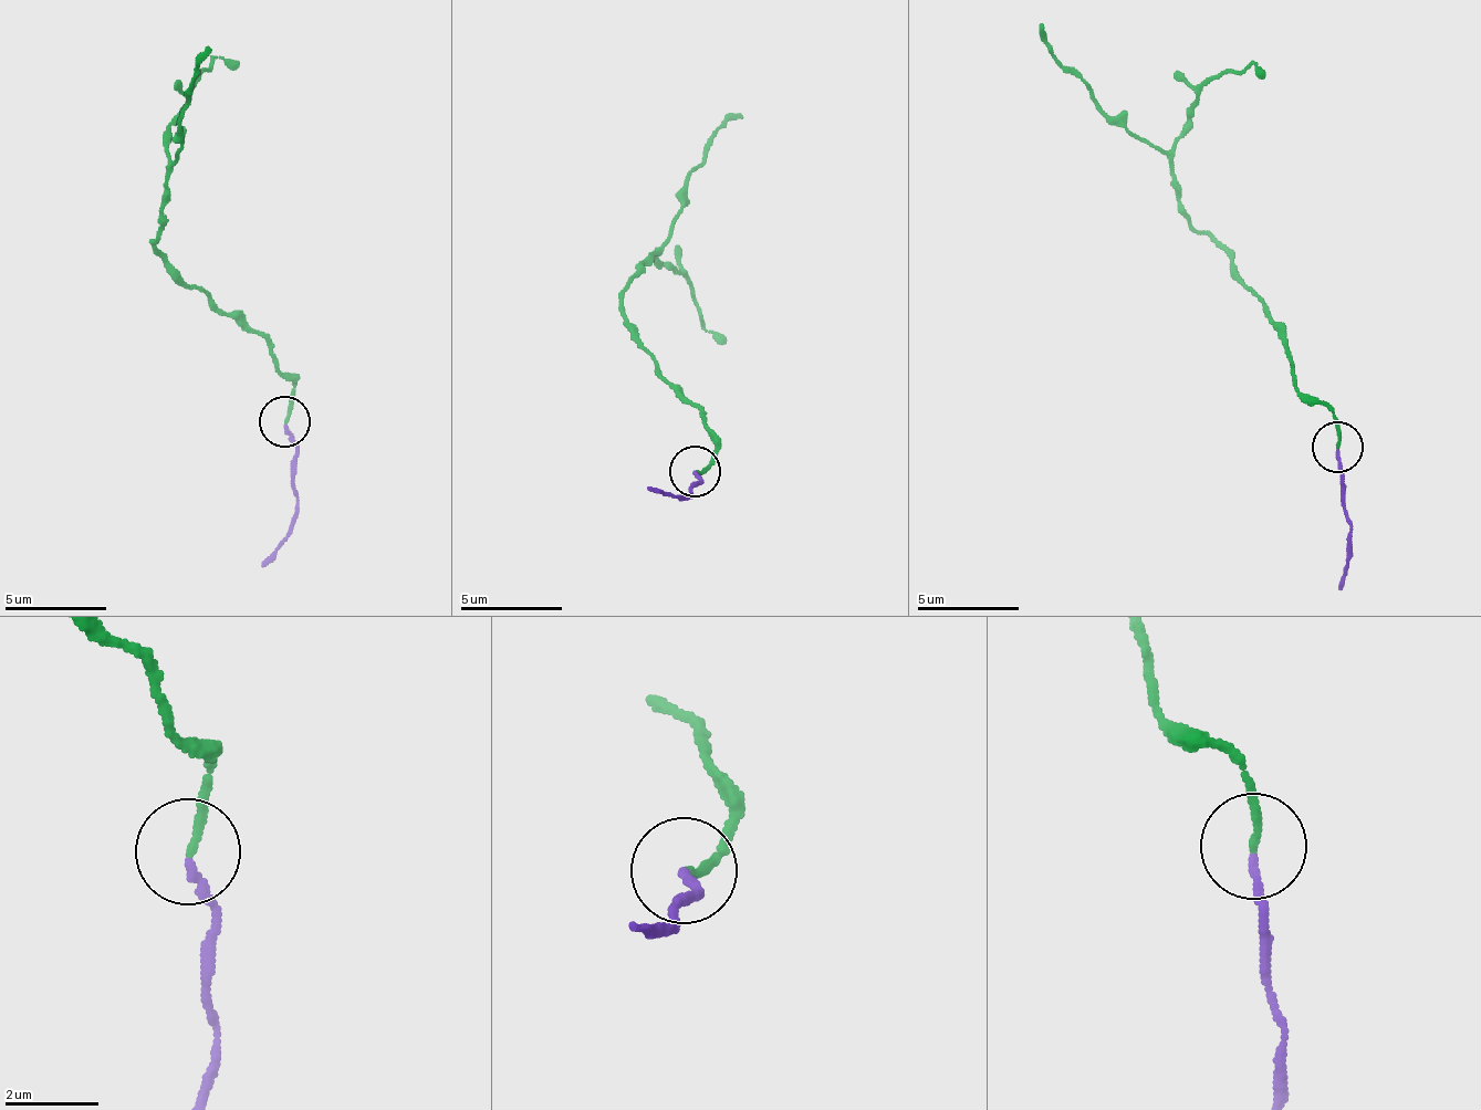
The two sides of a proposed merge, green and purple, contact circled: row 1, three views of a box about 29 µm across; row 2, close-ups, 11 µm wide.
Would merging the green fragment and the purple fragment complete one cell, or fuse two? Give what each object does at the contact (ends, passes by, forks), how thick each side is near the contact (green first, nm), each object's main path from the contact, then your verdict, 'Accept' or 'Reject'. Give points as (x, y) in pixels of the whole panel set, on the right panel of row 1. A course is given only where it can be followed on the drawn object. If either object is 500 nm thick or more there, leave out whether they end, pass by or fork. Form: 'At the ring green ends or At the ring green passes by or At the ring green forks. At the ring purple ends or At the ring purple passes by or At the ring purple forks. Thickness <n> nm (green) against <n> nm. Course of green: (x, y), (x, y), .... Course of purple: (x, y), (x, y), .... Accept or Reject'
At the ring green ends. At the ring purple ends. Thickness 170 nm (green) against 170 nm. Course of green: (1339, 448), (1338, 423), (1295, 380), (1291, 355), (1239, 273), (1185, 211), (1174, 161), (1130, 137), (1042, 25). Course of purple: (1339, 448), (1353, 550), (1337, 590). Reject

